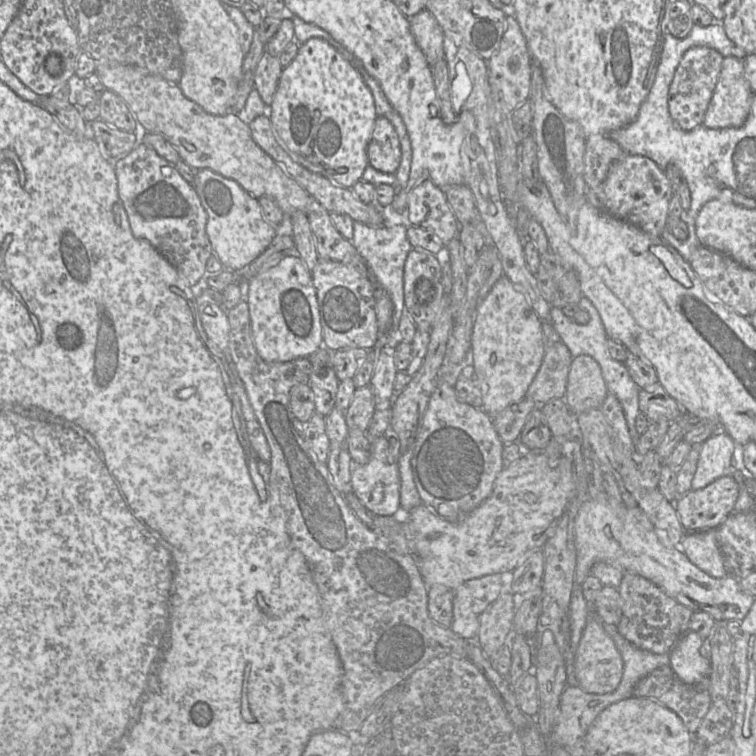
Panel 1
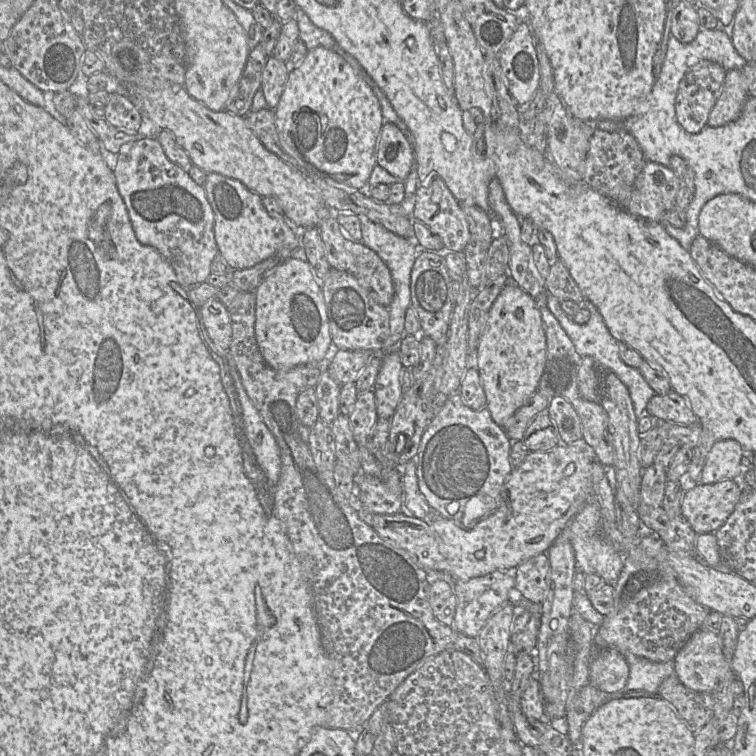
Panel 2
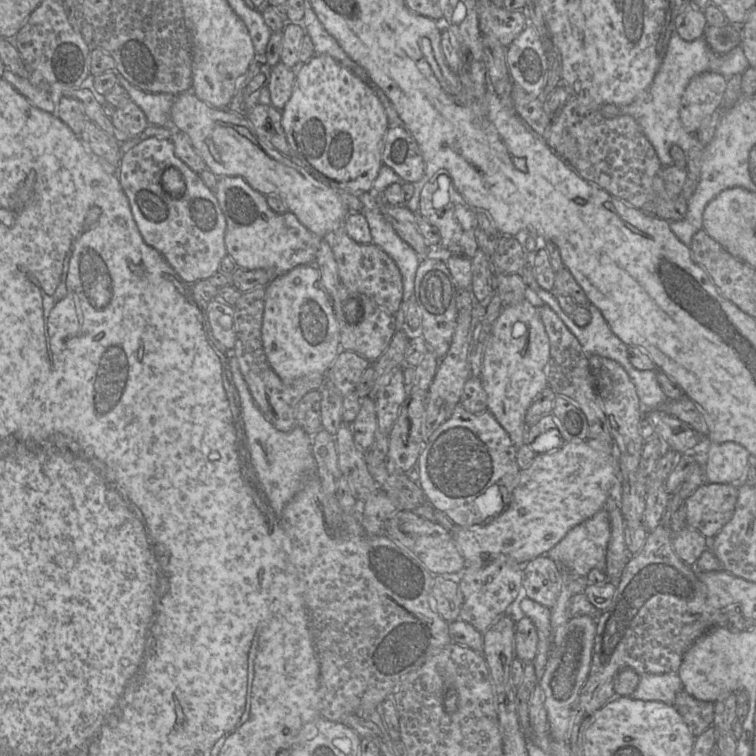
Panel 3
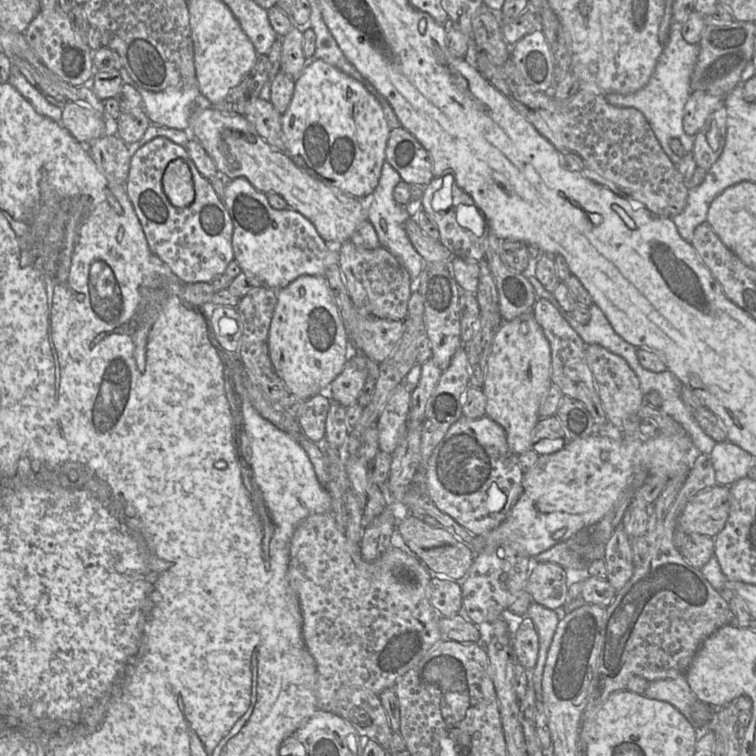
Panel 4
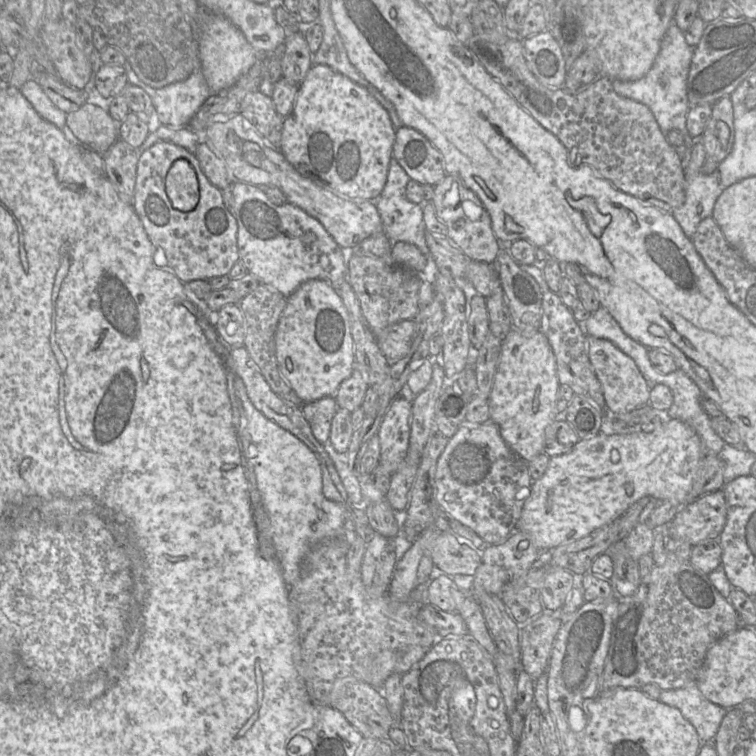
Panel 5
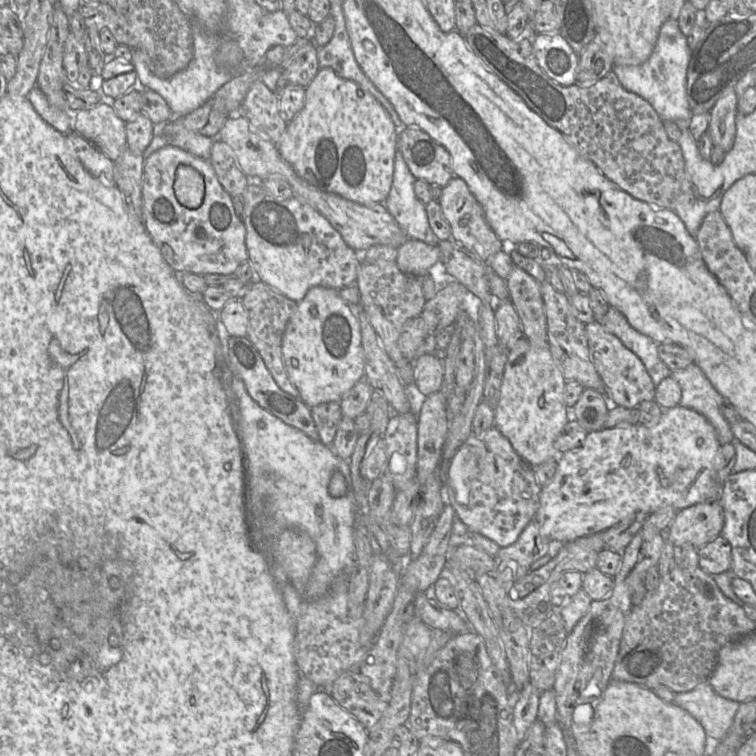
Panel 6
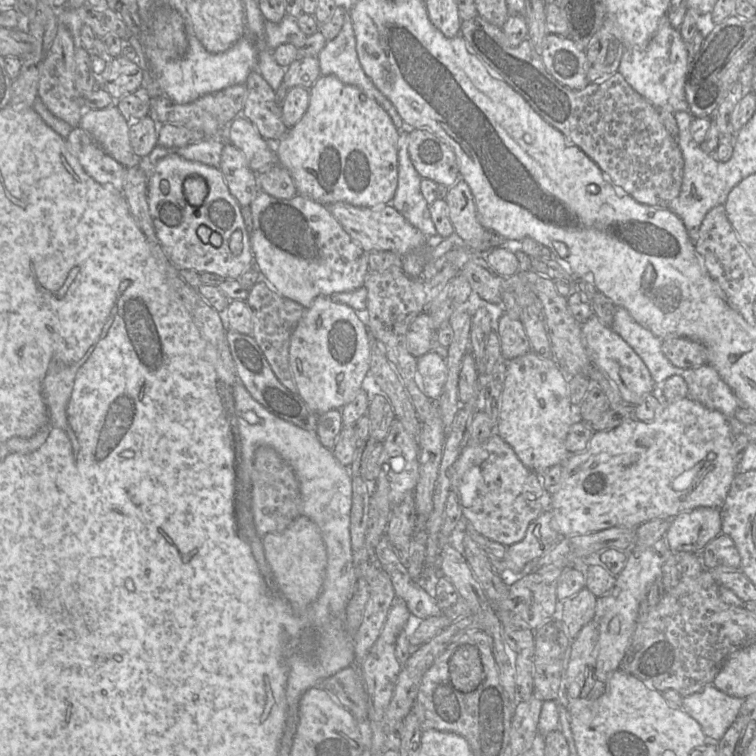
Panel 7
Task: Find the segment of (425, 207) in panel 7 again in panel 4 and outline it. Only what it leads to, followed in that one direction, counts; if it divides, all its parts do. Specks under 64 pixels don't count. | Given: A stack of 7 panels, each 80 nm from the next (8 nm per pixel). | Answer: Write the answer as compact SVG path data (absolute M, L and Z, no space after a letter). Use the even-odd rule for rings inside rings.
M385 161L375 190L370 195L357 199L361 201L366 219L376 230L380 246L386 248L406 268L412 282L411 290L415 292L418 290L418 276L420 276L426 261L416 251L405 230L406 221L415 216L411 215L407 206L398 204L393 196L395 186L401 181L399 173Z

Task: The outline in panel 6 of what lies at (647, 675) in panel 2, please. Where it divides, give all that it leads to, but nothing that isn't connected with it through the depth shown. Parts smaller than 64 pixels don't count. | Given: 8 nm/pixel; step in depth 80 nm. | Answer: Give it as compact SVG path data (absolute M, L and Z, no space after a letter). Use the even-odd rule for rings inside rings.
M709 682L687 692L675 692L674 704L687 710L704 728L706 735L721 741L729 732L741 703L719 695Z

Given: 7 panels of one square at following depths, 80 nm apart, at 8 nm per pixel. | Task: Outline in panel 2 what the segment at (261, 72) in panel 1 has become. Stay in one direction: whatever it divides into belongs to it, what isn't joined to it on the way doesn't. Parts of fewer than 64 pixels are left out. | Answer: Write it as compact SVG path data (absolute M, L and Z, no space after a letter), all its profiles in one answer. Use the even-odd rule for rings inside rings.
M268 57L262 72L261 90L267 107L275 109L285 90L291 67L287 62Z

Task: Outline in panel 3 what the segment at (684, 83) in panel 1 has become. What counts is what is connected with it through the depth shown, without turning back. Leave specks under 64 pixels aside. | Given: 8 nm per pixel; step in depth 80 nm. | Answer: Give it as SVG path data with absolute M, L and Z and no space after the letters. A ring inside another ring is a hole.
M702 72L690 80L680 104L680 120L686 132L696 134L702 121L719 109L727 80L713 72Z

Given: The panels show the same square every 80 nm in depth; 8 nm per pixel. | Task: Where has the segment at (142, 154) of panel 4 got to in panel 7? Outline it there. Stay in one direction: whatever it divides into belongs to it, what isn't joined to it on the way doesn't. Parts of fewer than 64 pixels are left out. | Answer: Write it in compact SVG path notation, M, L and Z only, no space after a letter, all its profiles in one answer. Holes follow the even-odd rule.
M176 154L168 155L157 163L148 179L147 203L156 236L168 259L178 270L191 269L197 273L217 274L225 279L238 279L243 272L254 265L250 234L245 226L241 206L230 193L219 168L190 161ZM196 175L205 180L208 189L200 206L189 204L183 192L184 180ZM202 225L221 235L222 244L219 247L200 239L197 229ZM235 231L242 233L240 255L234 255L229 247L230 237Z

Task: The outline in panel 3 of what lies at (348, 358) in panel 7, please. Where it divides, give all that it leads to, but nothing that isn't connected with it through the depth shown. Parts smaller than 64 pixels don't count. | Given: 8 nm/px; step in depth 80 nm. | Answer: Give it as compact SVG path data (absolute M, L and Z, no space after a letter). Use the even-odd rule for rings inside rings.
M314 264L299 265L276 276L266 285L261 336L269 365L284 382L311 373L327 373L341 351L339 326L331 298L323 289L319 270Z

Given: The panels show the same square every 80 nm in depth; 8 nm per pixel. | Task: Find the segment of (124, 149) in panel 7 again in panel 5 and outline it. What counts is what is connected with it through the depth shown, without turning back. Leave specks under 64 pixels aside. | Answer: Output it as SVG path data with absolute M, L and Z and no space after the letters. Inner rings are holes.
M88 102L66 116L66 129L70 137L99 154L104 154L119 139L120 124L111 117L108 110Z

